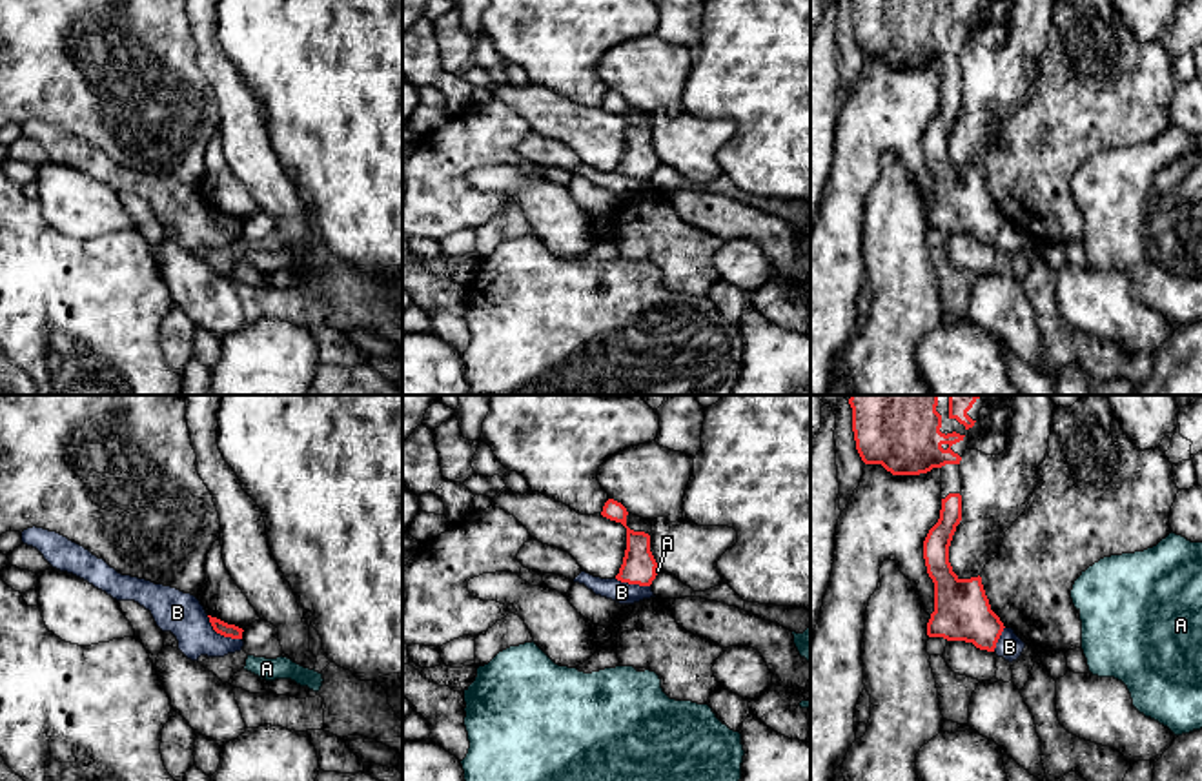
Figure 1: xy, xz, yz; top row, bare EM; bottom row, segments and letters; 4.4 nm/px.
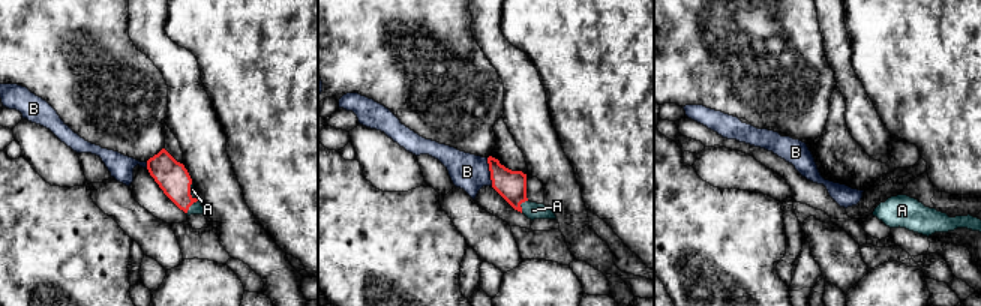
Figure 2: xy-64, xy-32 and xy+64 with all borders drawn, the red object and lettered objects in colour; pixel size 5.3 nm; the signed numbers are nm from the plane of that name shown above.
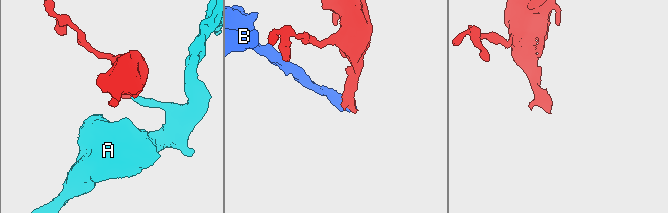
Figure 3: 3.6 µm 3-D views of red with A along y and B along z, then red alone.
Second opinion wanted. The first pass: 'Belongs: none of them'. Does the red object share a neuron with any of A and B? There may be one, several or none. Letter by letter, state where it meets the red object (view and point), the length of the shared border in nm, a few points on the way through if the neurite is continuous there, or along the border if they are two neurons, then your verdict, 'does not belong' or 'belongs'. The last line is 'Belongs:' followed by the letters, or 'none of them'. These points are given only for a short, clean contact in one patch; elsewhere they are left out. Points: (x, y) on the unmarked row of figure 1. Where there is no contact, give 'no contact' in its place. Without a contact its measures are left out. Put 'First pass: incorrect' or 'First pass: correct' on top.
First pass: incorrect
A: contact xz (654, 162); length 30 nm; way xz (638, 159), (654, 162), (658, 162); belongs
B: contact xy (221, 226); length 190 nm; border xy (206, 208), (217, 224), (241, 232); does not belong
Belongs: A

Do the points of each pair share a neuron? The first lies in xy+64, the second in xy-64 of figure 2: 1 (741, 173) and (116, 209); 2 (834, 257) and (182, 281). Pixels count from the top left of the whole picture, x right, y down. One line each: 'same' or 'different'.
1: different
2: different

